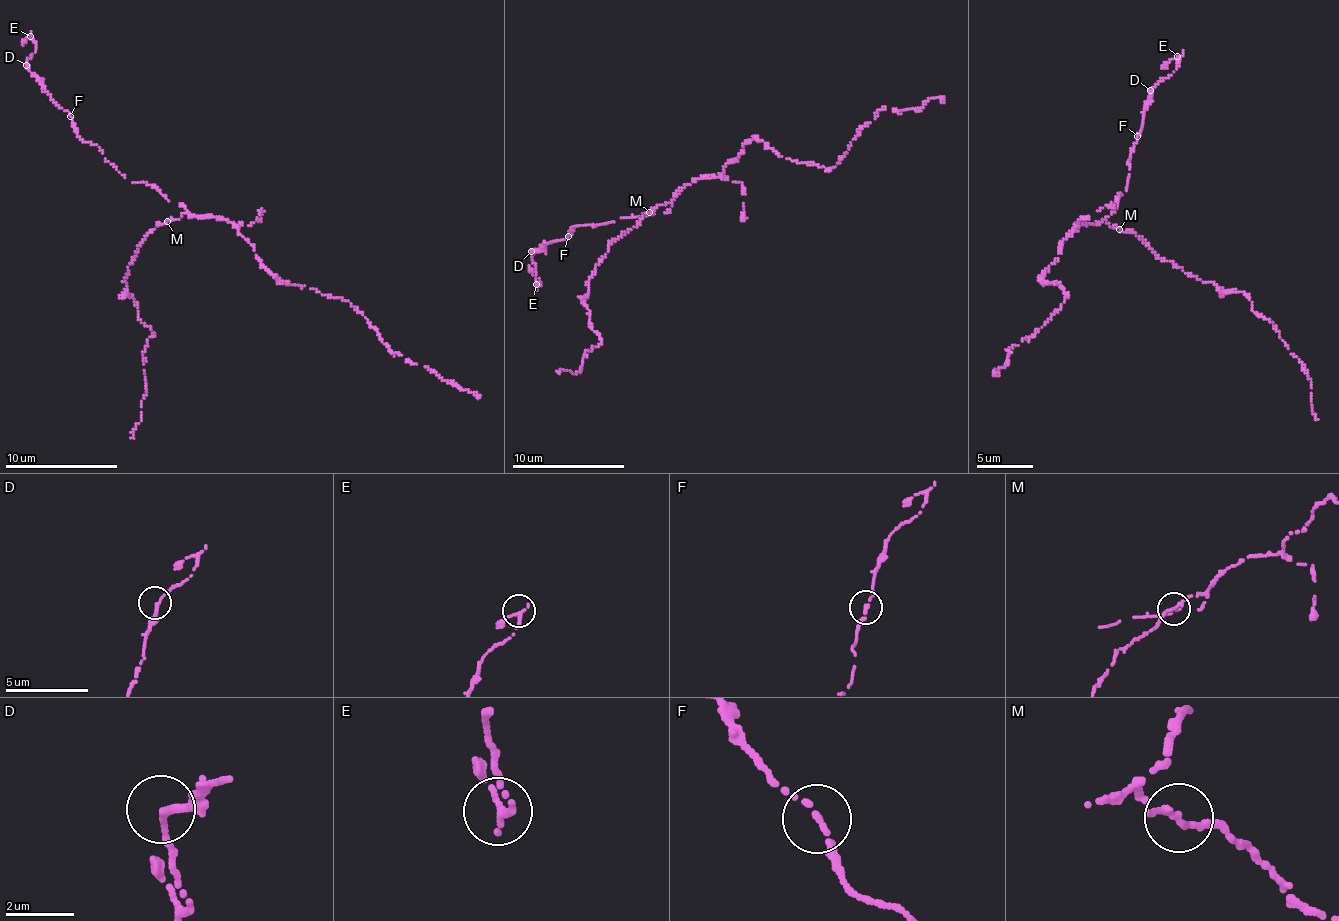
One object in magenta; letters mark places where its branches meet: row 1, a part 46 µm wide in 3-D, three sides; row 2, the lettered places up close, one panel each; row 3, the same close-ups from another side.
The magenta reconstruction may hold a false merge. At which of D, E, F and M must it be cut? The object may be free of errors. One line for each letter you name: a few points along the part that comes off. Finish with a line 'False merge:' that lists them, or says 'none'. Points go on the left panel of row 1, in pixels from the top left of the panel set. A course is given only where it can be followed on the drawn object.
False merge: none

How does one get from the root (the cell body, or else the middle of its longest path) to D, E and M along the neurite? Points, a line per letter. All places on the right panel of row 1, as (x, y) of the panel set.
D: (1082, 221), (1093, 223), (1108, 217), (1117, 208), (1120, 193), (1126, 191), (1130, 148), (1141, 131), (1150, 90)
E: (1082, 221), (1099, 221), (1117, 208), (1126, 191), (1127, 162), (1145, 104), (1152, 89), (1176, 69), (1177, 56)
M: (1082, 221), (1096, 224), (1106, 220), (1110, 227), (1120, 228)

